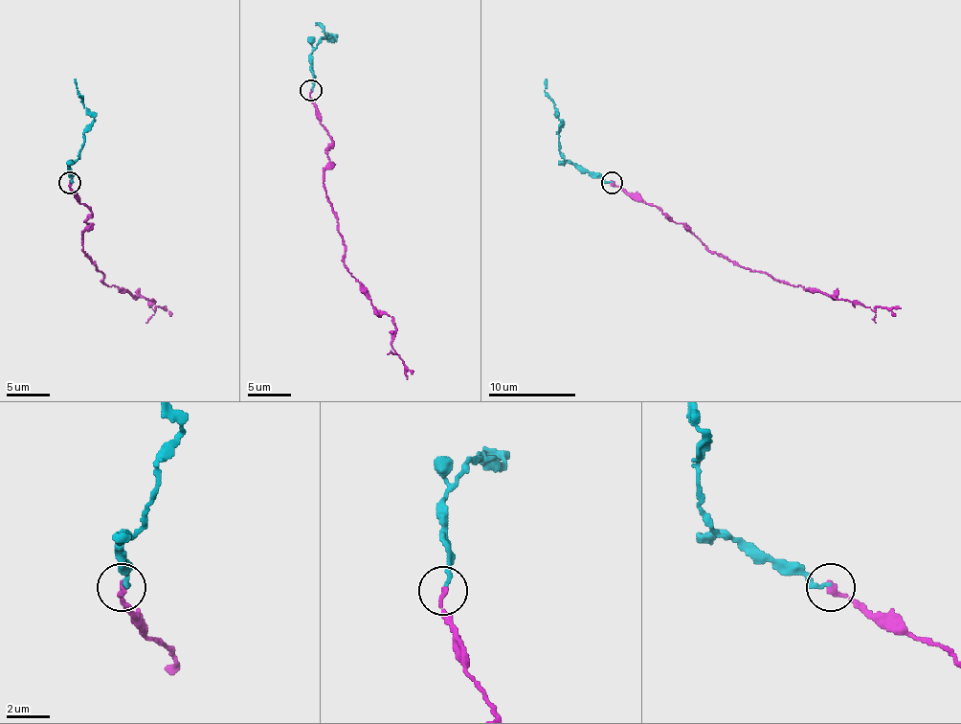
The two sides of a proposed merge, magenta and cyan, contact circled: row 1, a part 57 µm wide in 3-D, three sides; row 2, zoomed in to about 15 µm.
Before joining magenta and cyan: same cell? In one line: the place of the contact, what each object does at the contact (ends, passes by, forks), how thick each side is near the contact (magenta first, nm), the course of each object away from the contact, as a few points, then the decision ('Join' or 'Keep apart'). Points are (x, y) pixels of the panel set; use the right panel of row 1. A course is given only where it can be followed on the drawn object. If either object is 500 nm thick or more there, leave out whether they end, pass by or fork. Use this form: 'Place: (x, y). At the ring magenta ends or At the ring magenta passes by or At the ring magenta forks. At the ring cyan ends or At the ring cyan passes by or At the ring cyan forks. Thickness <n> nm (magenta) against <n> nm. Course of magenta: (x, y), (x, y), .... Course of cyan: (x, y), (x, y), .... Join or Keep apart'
Place: (612, 183). At the ring magenta ends. At the ring cyan ends. Thickness 280 nm (magenta) against 180 nm. Course of magenta: (613, 183), (645, 201), (676, 222), (681, 222), (708, 249), (745, 268), (867, 307), (886, 307), (895, 316). Course of cyan: (613, 181), (592, 176), (560, 150), (558, 113), (547, 94), (547, 79). Join

